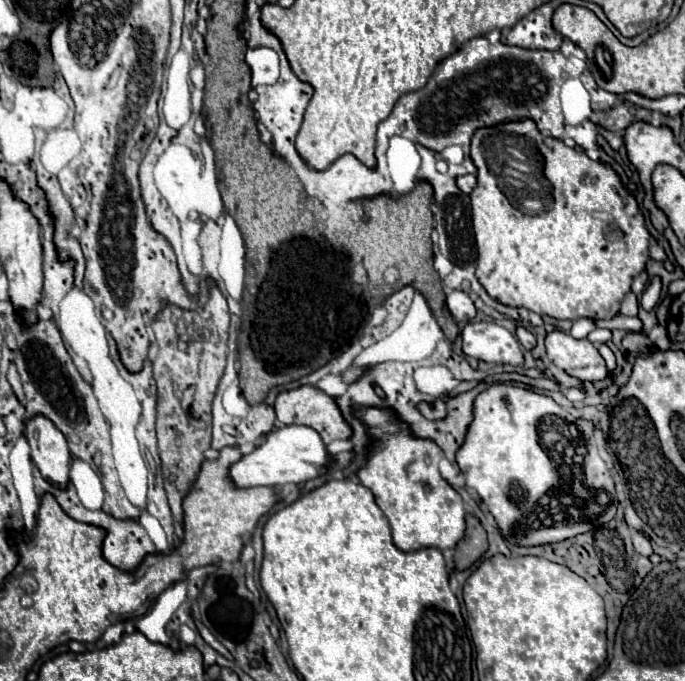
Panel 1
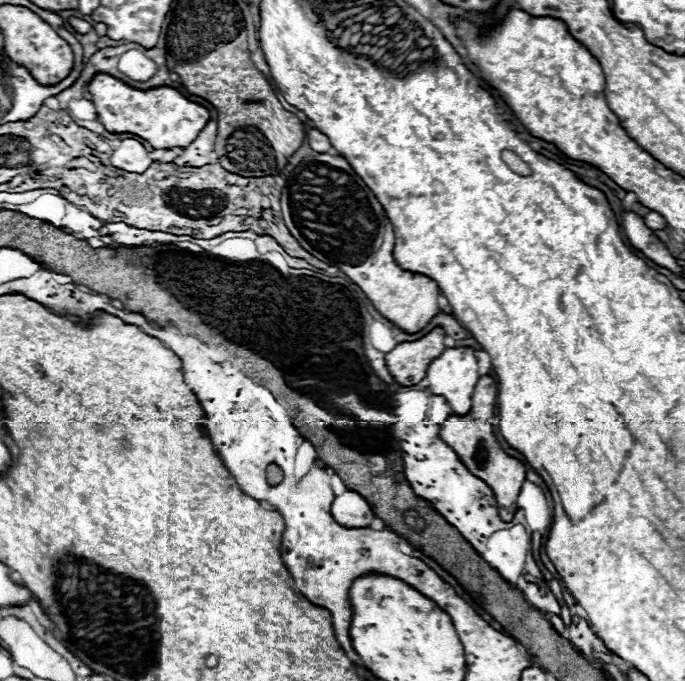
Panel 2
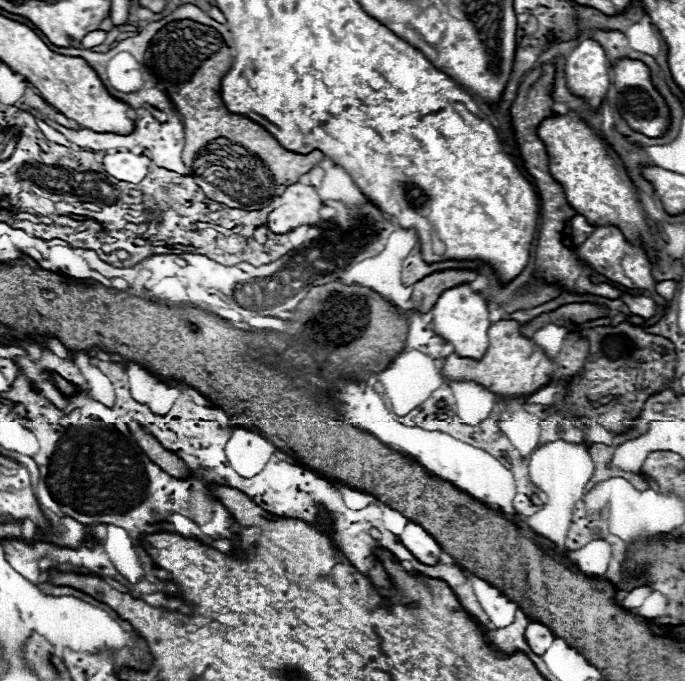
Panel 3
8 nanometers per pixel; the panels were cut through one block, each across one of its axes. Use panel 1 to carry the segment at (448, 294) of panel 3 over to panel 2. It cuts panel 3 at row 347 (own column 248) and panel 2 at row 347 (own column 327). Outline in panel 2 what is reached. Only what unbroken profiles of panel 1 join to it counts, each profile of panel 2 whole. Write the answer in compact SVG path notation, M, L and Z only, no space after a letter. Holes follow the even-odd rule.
M470 346L444 348L442 354L434 358L426 370L428 390L432 394L444 396L454 414L470 412L478 378L478 362L474 356L474 348Z

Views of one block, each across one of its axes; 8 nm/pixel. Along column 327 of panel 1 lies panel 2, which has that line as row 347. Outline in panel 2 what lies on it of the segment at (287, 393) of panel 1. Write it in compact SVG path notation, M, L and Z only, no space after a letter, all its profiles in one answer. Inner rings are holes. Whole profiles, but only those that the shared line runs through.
M434 328L424 338L414 342L400 342L386 354L386 366L390 374L402 386L414 386L426 376L428 364L442 354L444 330Z

